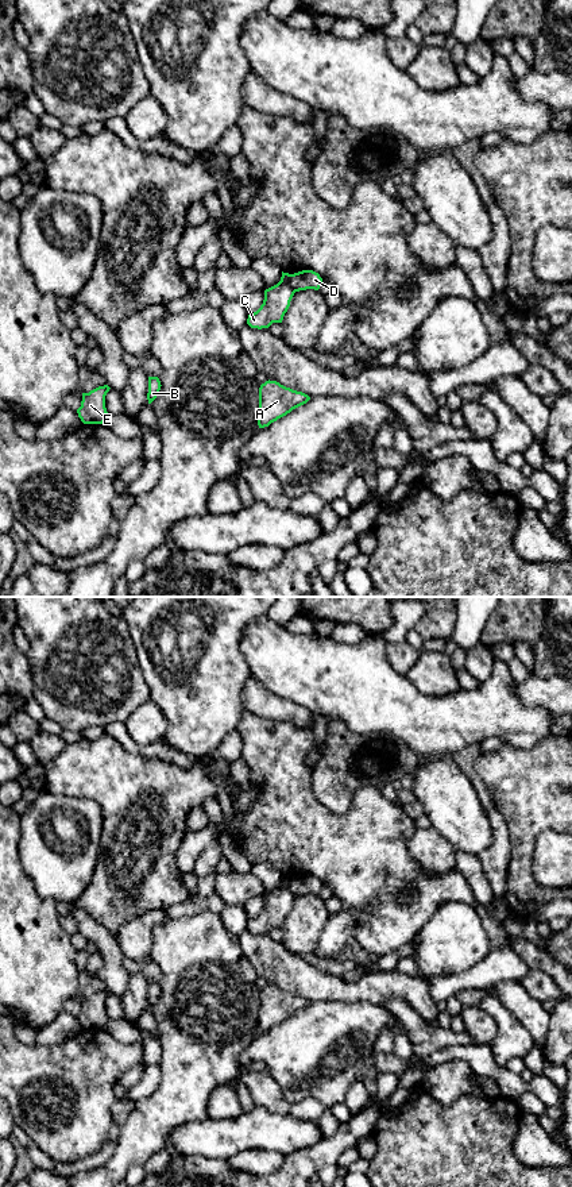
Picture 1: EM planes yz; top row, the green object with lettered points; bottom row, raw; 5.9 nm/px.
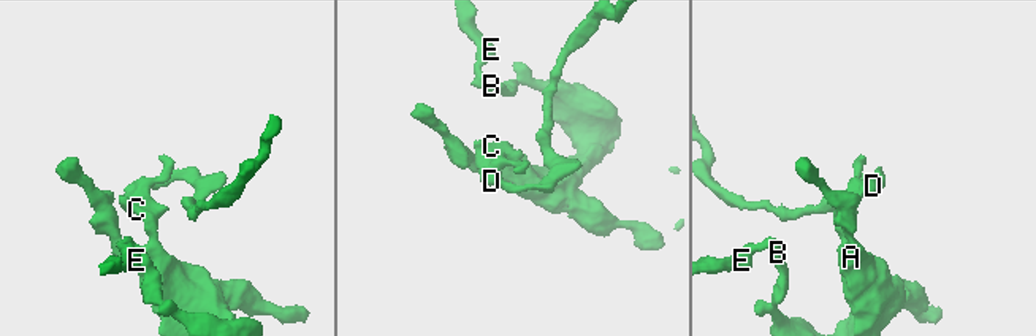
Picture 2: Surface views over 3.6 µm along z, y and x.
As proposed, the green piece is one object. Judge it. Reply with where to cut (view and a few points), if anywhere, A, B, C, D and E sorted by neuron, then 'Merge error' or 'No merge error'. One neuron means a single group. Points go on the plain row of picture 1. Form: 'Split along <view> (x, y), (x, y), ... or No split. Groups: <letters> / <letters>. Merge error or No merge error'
Split along yz (289, 879), (289, 887), (294, 897). Groups: A B C E / D. Merge error

